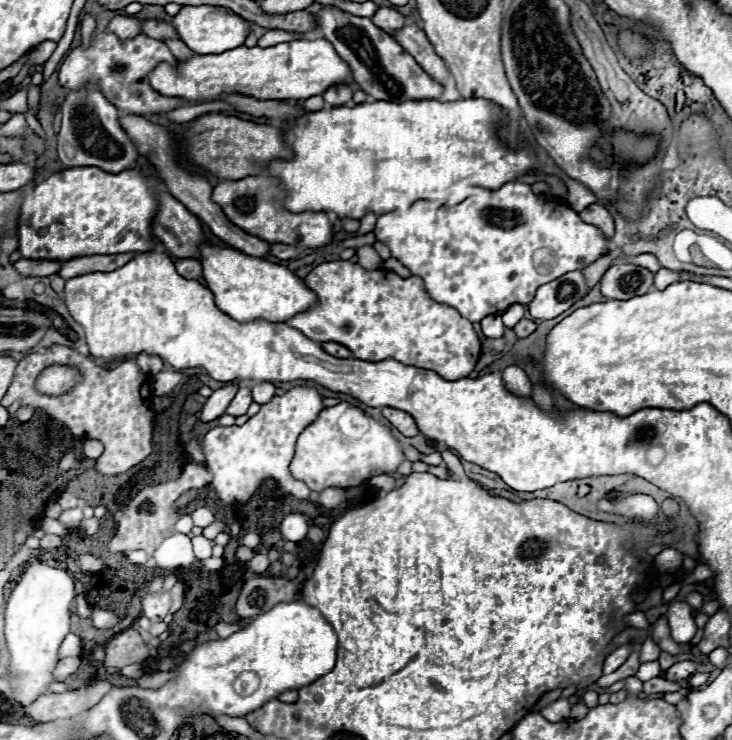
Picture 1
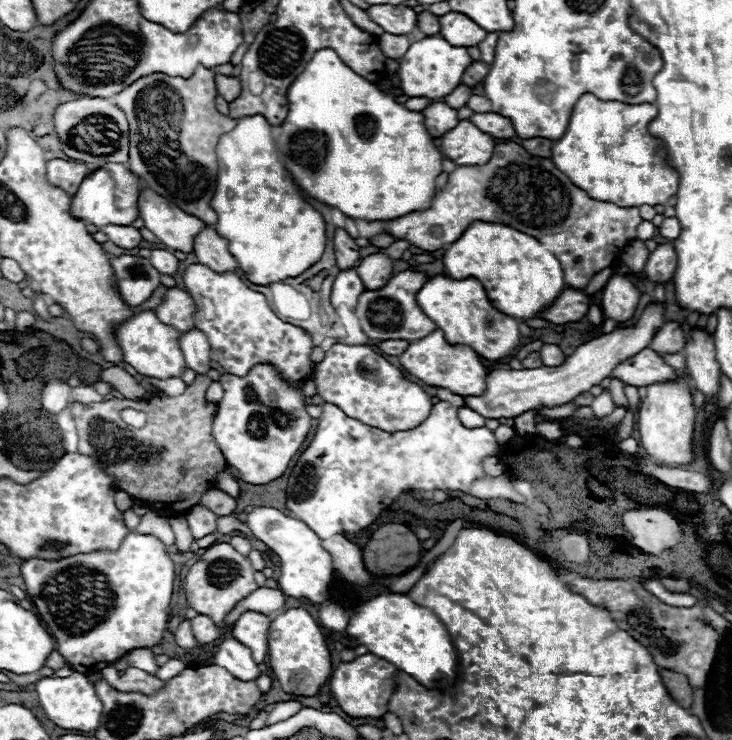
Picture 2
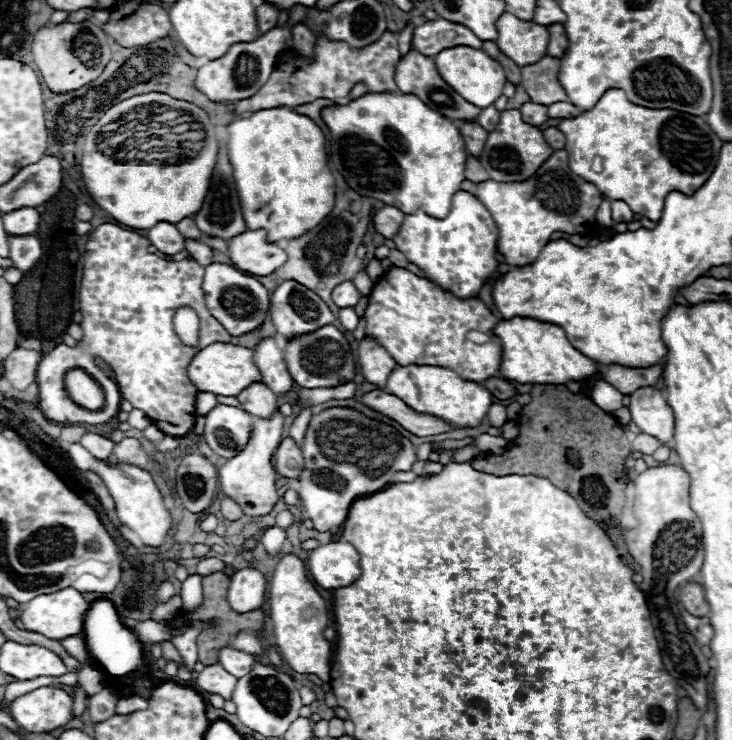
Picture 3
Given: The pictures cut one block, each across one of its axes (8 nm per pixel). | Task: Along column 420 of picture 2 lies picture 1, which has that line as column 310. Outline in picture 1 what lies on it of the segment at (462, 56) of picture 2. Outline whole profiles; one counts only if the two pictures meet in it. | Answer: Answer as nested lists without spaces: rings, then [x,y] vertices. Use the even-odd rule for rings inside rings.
[[[324,38],[290,40],[270,48],[238,46],[222,54],[196,54],[176,68],[160,64],[148,78],[162,96],[178,96],[190,102],[214,100],[220,94],[246,94],[258,100],[306,100],[324,94],[330,86],[354,84],[350,66]]]

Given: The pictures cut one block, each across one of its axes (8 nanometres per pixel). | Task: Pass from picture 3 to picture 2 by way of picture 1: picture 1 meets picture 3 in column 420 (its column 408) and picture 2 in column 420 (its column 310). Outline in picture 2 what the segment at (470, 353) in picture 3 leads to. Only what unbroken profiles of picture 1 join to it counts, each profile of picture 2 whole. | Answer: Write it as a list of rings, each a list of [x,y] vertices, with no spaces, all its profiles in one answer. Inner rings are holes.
[[[402,270],[394,274],[382,290],[362,292],[354,312],[360,320],[364,334],[372,340],[420,340],[434,332],[438,326],[422,312],[422,308],[416,302],[416,296],[426,282],[428,282],[426,272]]]

